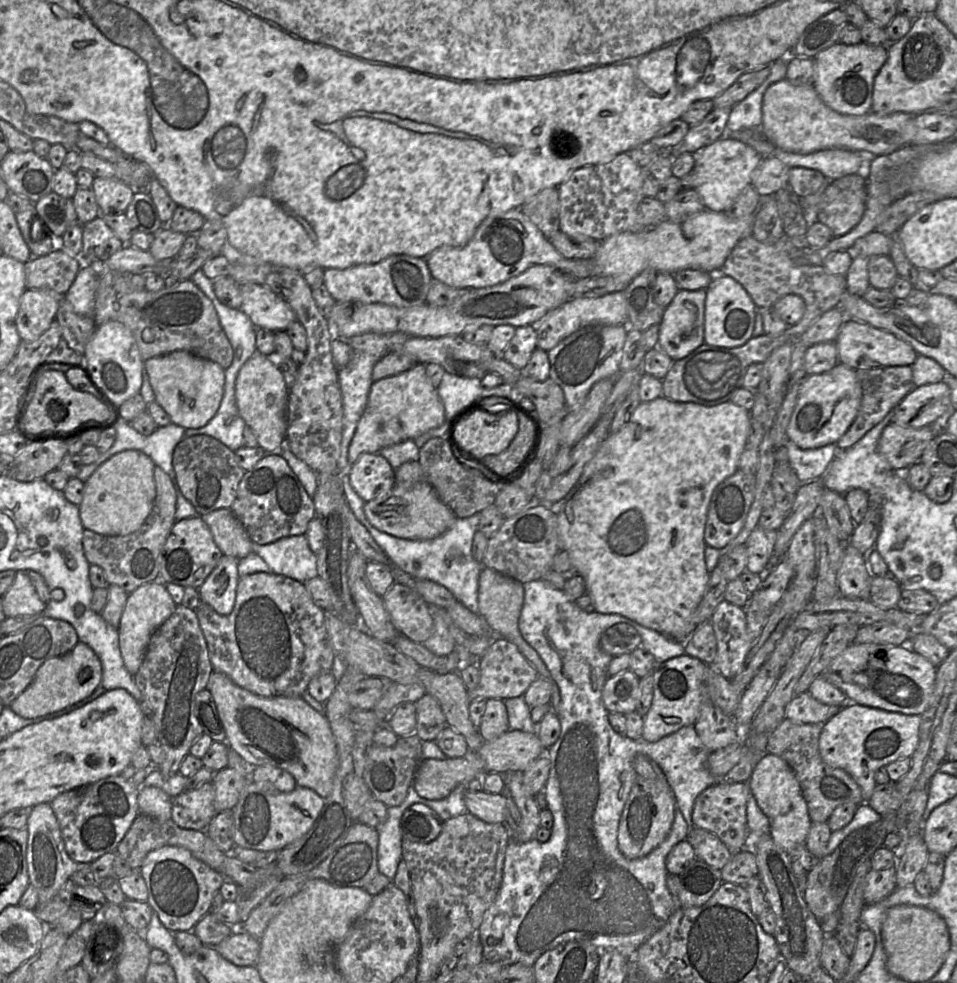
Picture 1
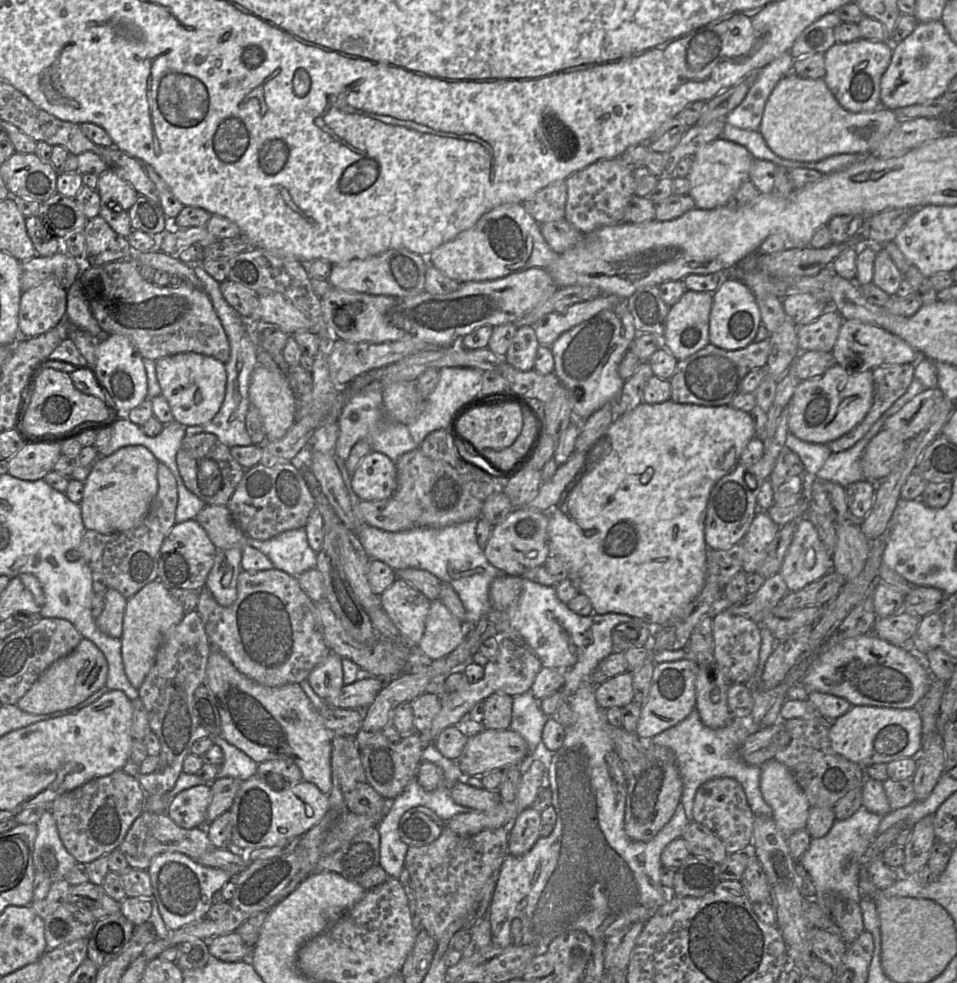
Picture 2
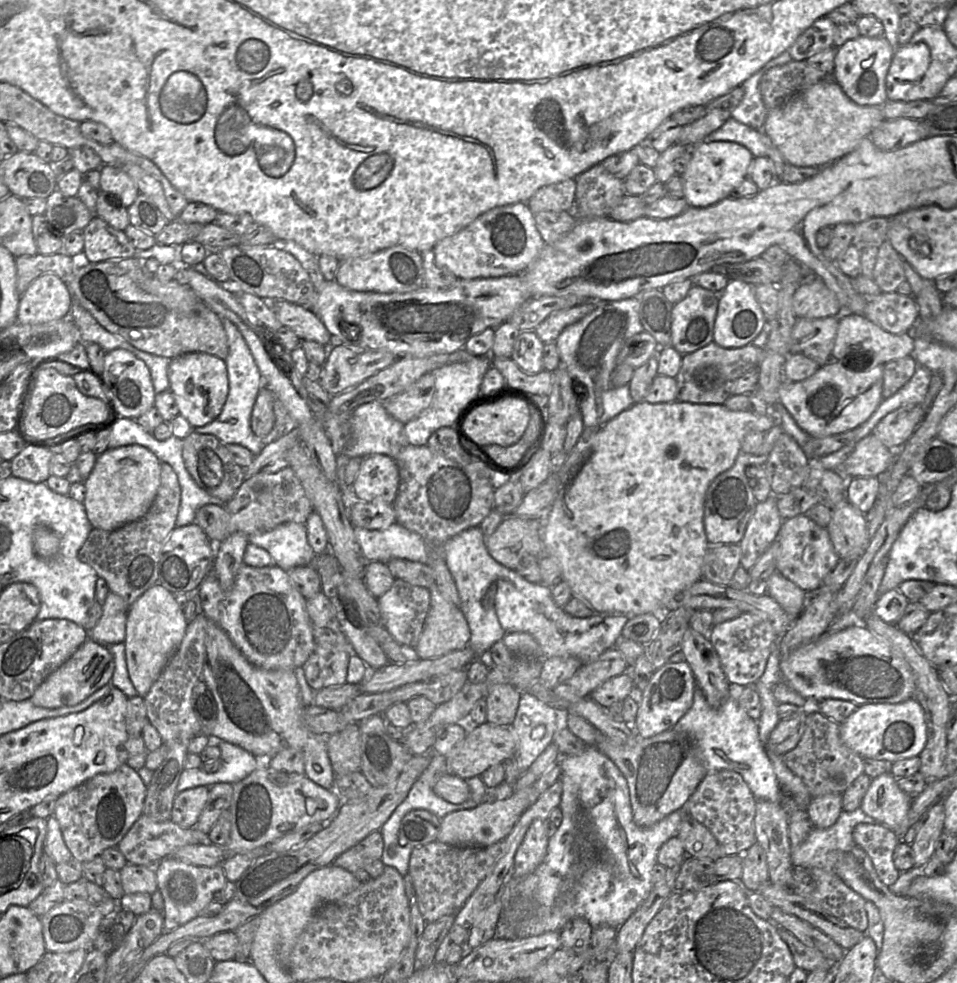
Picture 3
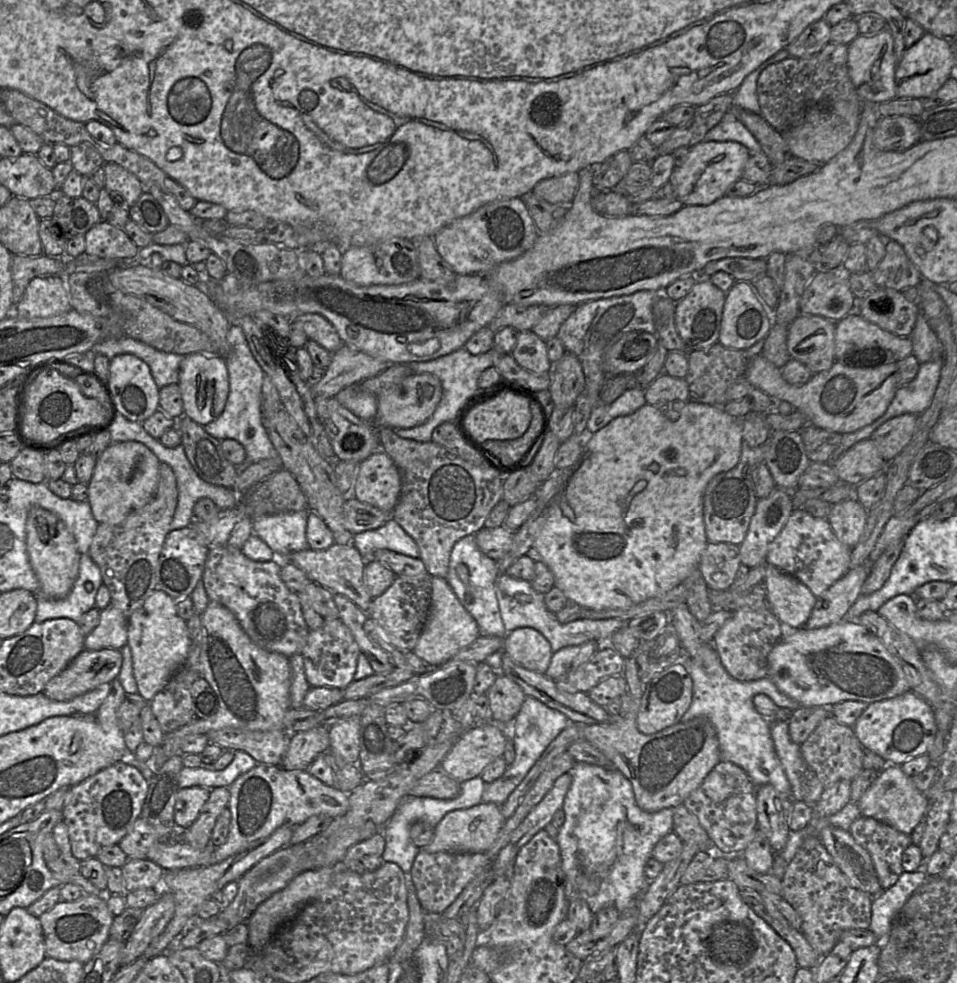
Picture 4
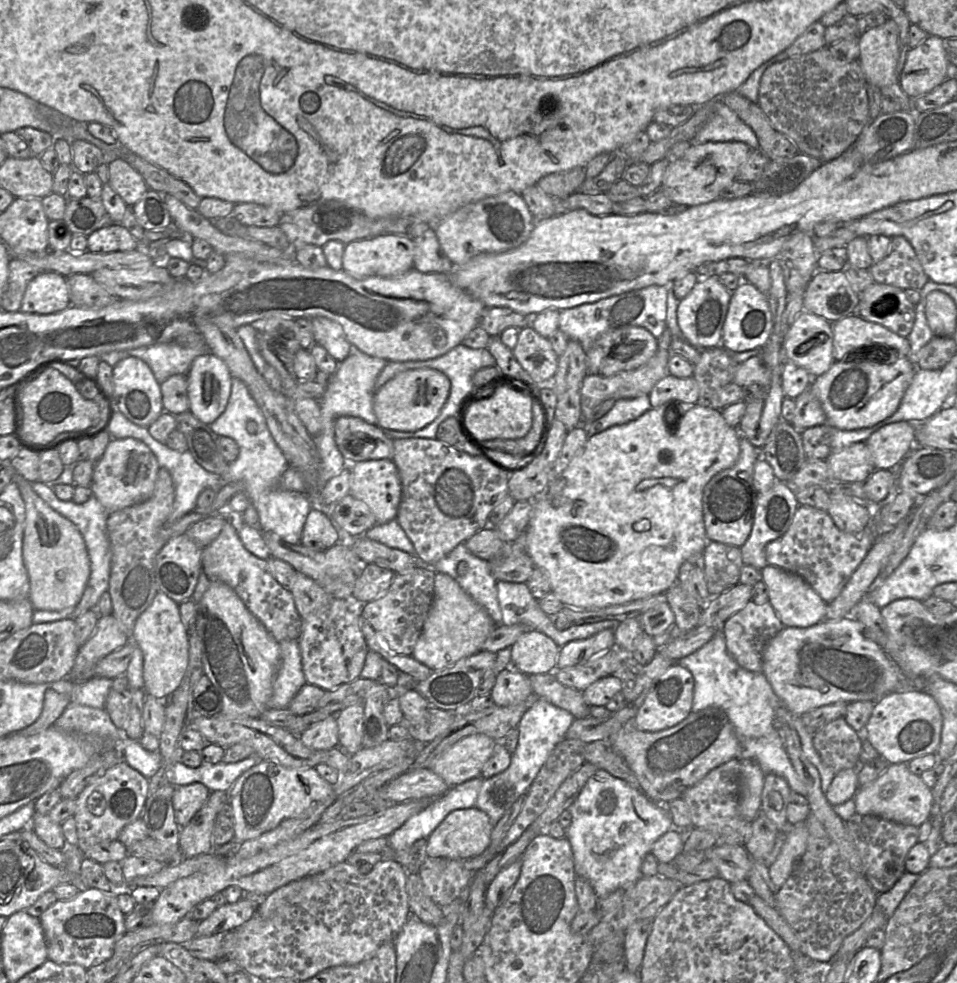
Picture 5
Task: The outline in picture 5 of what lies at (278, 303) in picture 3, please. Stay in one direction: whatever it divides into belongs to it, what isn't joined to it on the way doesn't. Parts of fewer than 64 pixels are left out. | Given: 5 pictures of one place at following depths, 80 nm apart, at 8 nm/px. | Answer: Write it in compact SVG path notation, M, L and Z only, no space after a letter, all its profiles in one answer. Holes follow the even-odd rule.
M311 318L313 336L316 344L324 347L337 361L344 361L354 350L340 324L325 318Z

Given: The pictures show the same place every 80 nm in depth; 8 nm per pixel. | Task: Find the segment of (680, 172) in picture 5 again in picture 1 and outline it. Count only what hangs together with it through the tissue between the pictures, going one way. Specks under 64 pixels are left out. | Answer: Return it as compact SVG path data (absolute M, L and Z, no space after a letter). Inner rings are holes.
M724 136L707 145L695 155L694 190L699 194L704 207L712 212L723 213L750 185L753 174L763 160L751 146L740 140Z

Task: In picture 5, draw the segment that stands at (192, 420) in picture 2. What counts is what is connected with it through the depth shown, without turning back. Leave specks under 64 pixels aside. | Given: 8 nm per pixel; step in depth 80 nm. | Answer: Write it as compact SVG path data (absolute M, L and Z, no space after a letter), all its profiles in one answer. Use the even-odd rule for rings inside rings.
M207 351L197 356L187 373L189 411L210 425L225 410L232 376L226 364Z

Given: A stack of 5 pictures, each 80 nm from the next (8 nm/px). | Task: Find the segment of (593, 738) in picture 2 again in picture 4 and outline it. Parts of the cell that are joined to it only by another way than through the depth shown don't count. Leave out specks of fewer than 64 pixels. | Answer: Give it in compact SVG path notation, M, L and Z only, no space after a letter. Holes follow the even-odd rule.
M505 573L498 575L495 582L495 591L505 630L509 633L521 627L533 628L539 631L549 641L553 653L563 647L580 645L590 640L608 644L611 636L626 625L626 621L619 618L580 618L568 623L560 623L556 619L555 614L546 608L544 594L535 591L530 582L511 576L508 577ZM576 762L569 772L572 782L565 796L562 810L565 813L565 822L560 827L557 838L555 839L560 848L561 870L563 873L565 896L568 901L575 899L584 900L593 914L606 907L615 907L622 912L633 905L639 895L645 890L648 880L644 873L644 867L647 860L652 856L655 845L669 832L673 831L673 808L663 808L657 812L648 812L642 810L635 801L635 796L631 782L617 769L609 770L596 765Z

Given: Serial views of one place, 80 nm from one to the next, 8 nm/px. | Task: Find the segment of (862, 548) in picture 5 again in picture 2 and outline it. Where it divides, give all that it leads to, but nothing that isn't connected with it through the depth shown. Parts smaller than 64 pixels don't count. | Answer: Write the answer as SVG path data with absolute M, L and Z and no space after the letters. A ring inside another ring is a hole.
M802 518L785 555L780 574L789 591L798 591L833 570L833 558L827 553L818 532L808 518Z

